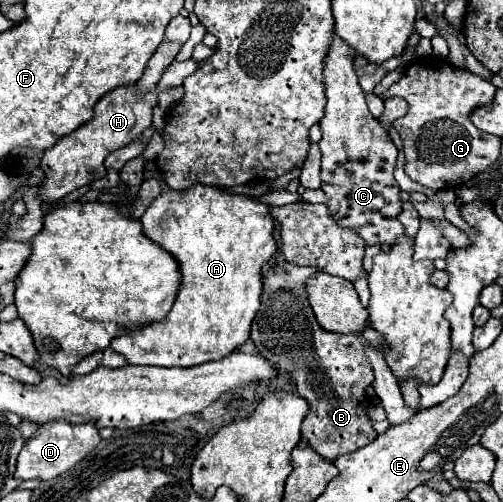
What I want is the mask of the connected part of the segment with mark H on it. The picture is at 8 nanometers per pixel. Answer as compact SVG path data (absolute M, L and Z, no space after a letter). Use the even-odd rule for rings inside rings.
M194 59L184 61L184 63L174 61L172 65L168 65L168 67L164 69L164 73L162 73L158 85L154 87L154 91L148 91L148 93L140 91L136 85L126 85L126 87L118 87L118 89L108 91L108 93L96 103L96 107L94 107L94 113L96 113L96 115L94 115L92 121L84 123L80 129L76 129L76 131L72 131L70 135L62 137L54 147L50 147L50 149L44 153L40 167L42 167L44 173L46 173L46 181L40 185L40 199L42 199L42 201L58 201L58 199L66 197L68 193L72 193L72 191L76 191L76 189L80 189L80 187L84 187L84 185L88 185L88 183L92 183L92 181L96 181L96 179L102 179L102 177L106 175L104 159L106 159L112 151L116 151L116 149L120 149L120 147L132 143L146 127L150 127L150 123L152 123L152 109L154 109L156 103L158 103L160 91L182 85L182 81L184 81L190 73L194 73L194 71L198 69L198 65L200 65L200 63L196 63Z

